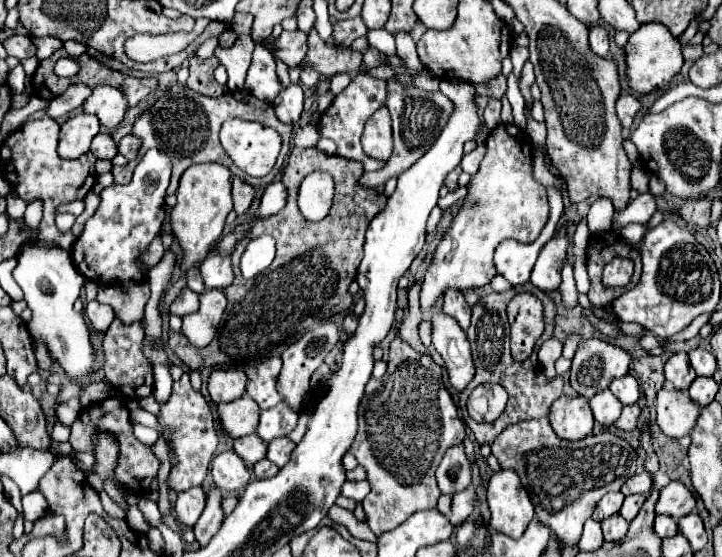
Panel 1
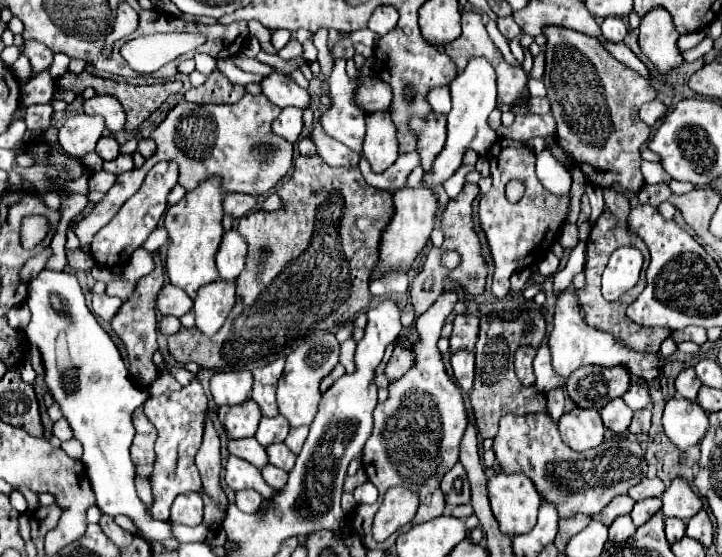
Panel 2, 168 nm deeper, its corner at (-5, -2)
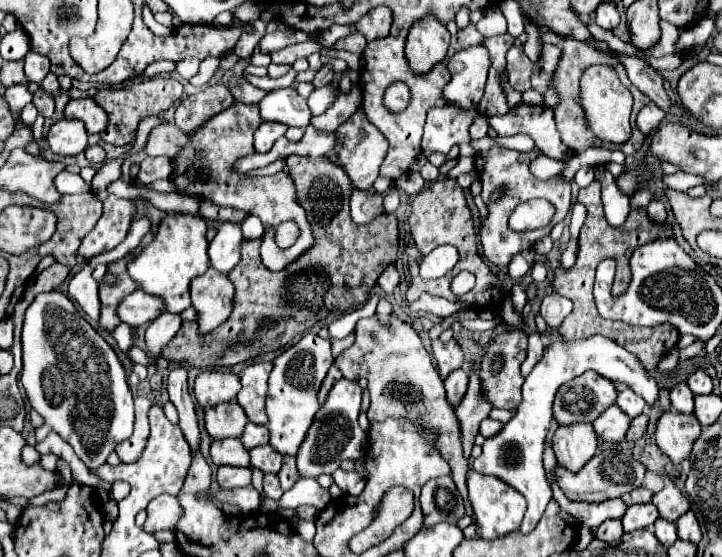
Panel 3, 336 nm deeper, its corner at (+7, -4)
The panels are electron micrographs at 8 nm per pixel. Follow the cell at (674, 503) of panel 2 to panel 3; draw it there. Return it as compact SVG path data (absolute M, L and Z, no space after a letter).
M664 475L662 479L664 479L664 489L654 493L652 503L658 507L662 519L678 521L678 517L682 517L690 509L690 503L668 475Z

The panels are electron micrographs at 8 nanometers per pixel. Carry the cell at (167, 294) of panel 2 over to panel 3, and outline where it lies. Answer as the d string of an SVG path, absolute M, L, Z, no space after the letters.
M144 291L130 293L128 297L124 297L124 301L118 307L118 317L132 327L142 327L154 321L162 313L164 313L164 301Z

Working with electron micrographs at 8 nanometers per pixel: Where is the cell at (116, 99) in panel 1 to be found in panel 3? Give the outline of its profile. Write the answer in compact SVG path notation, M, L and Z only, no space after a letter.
M84 97L84 99L72 99L66 109L64 109L66 119L80 119L86 123L88 133L102 133L108 123L108 115L104 109L100 109L94 99Z

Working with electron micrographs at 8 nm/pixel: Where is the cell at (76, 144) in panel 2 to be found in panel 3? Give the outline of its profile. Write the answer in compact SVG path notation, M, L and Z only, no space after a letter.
M60 119L50 127L46 141L56 155L78 155L88 147L88 133L82 121Z

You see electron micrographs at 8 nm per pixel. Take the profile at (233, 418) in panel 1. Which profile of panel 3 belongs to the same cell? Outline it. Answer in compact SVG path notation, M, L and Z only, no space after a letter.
M228 401L208 407L204 421L206 421L206 431L210 433L212 439L228 439L242 435L248 417L236 401Z

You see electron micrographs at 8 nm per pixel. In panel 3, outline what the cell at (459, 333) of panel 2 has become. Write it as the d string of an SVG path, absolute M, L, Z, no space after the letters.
M450 339L450 341L444 343L444 345L440 343L440 347L442 347L442 349L432 347L432 355L434 355L436 363L438 363L438 371L440 371L442 379L446 379L446 375L448 375L450 371L458 369L458 367L464 363L464 353L462 353L462 349L460 349L460 345L458 345L456 339Z

